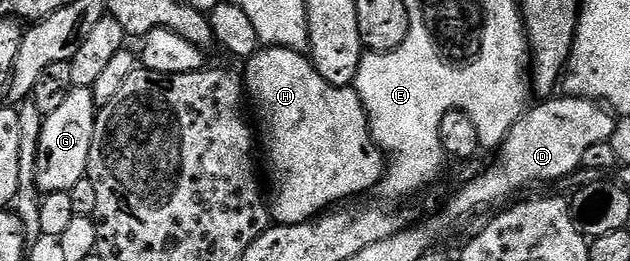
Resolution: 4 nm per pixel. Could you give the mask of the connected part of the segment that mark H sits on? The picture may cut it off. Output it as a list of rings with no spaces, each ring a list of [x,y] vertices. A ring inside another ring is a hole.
[[[263,47],[259,52],[246,58],[247,77],[245,73],[245,93],[248,98],[255,100],[255,109],[259,112],[259,117],[263,120],[263,149],[267,152],[267,177],[271,180],[269,185],[269,212],[274,224],[296,225],[313,220],[321,213],[326,213],[328,209],[346,202],[348,199],[359,199],[362,193],[367,193],[371,188],[378,186],[382,182],[385,172],[385,154],[373,139],[371,126],[367,119],[367,113],[363,110],[363,104],[358,93],[351,87],[333,87],[333,83],[325,83],[321,75],[311,66],[310,56],[304,55],[297,49],[286,49],[285,47]]]

